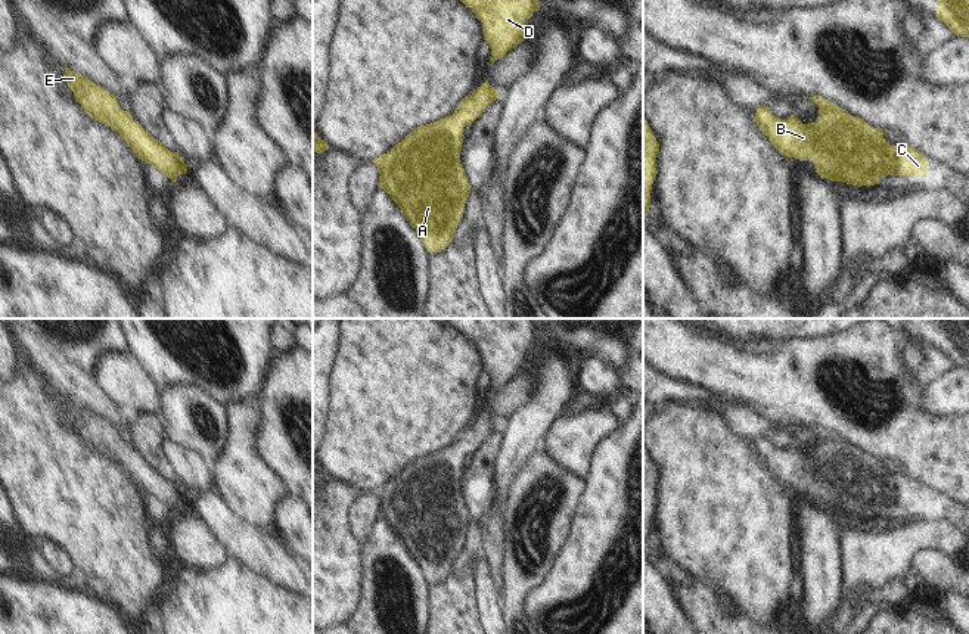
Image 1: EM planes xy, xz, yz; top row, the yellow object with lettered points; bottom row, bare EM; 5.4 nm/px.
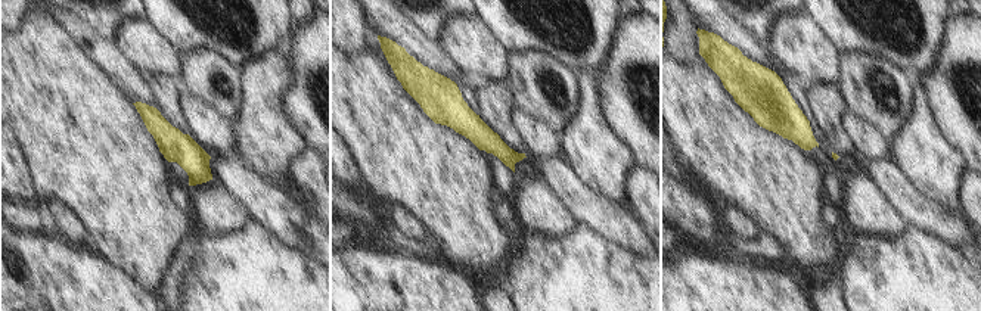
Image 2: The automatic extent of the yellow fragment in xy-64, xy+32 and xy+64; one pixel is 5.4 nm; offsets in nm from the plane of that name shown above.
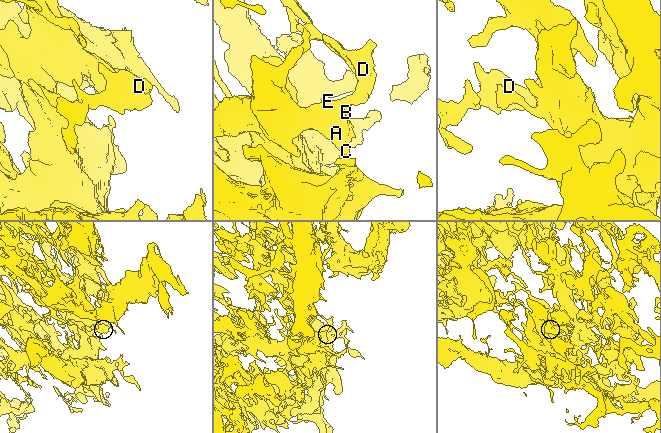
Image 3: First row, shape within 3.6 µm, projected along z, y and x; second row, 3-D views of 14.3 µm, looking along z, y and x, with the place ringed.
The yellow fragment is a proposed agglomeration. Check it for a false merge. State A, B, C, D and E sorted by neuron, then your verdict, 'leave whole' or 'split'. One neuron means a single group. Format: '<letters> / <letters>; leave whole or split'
A B C D E; leave whole

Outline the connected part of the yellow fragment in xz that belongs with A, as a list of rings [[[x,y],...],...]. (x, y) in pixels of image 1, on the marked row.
[[[485,80],[460,102],[451,115],[414,128],[391,150],[373,159],[379,170],[379,187],[398,205],[429,254],[441,252],[453,242],[470,193],[465,168],[460,164],[463,128],[479,118],[497,97],[499,90]]]

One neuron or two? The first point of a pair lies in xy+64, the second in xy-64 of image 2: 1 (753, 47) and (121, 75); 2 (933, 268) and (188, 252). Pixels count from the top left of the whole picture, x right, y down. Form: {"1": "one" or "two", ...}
{"1": "one", "2": "two"}

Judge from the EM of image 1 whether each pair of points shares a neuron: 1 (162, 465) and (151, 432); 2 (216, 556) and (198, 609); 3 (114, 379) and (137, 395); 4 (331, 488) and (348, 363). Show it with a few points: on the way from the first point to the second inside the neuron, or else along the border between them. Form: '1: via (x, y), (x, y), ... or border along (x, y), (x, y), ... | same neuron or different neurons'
1: via (157, 457), (151, 448), (151, 440) | same neuron
2: border along (227, 558), (211, 569), (177, 568) | different neurons
3: via (120, 379), (132, 389) | same neuron
4: border along (329, 475), (360, 491) | different neurons

